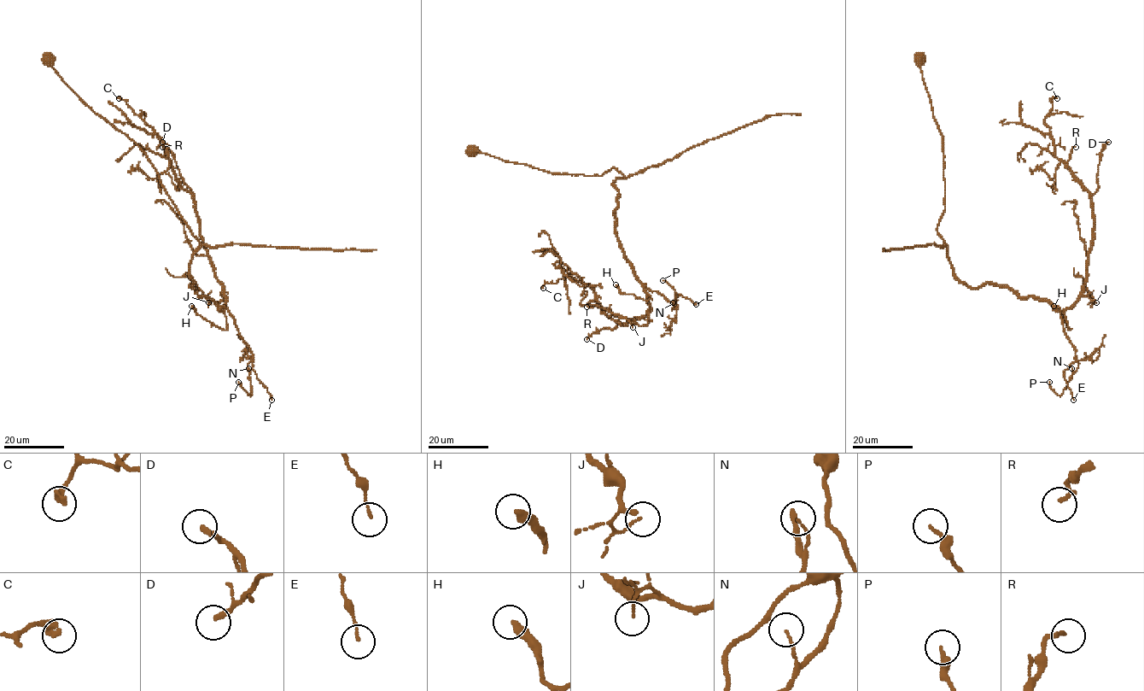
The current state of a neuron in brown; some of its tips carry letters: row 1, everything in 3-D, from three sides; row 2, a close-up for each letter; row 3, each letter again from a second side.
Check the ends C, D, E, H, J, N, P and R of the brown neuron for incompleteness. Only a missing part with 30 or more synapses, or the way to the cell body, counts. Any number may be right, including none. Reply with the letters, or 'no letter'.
no letter

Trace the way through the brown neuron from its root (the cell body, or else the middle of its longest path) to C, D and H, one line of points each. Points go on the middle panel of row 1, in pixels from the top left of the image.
C: (471, 154), (624, 176), (614, 182), (615, 234), (648, 312), (617, 323), (592, 286), (569, 275), (543, 288)
D: (471, 154), (551, 173), (602, 175), (615, 167), (624, 176), (614, 182), (615, 234), (650, 308), (586, 339)
H: (471, 154), (551, 173), (621, 172), (624, 177), (614, 182), (615, 234), (651, 298), (621, 293), (615, 284)

